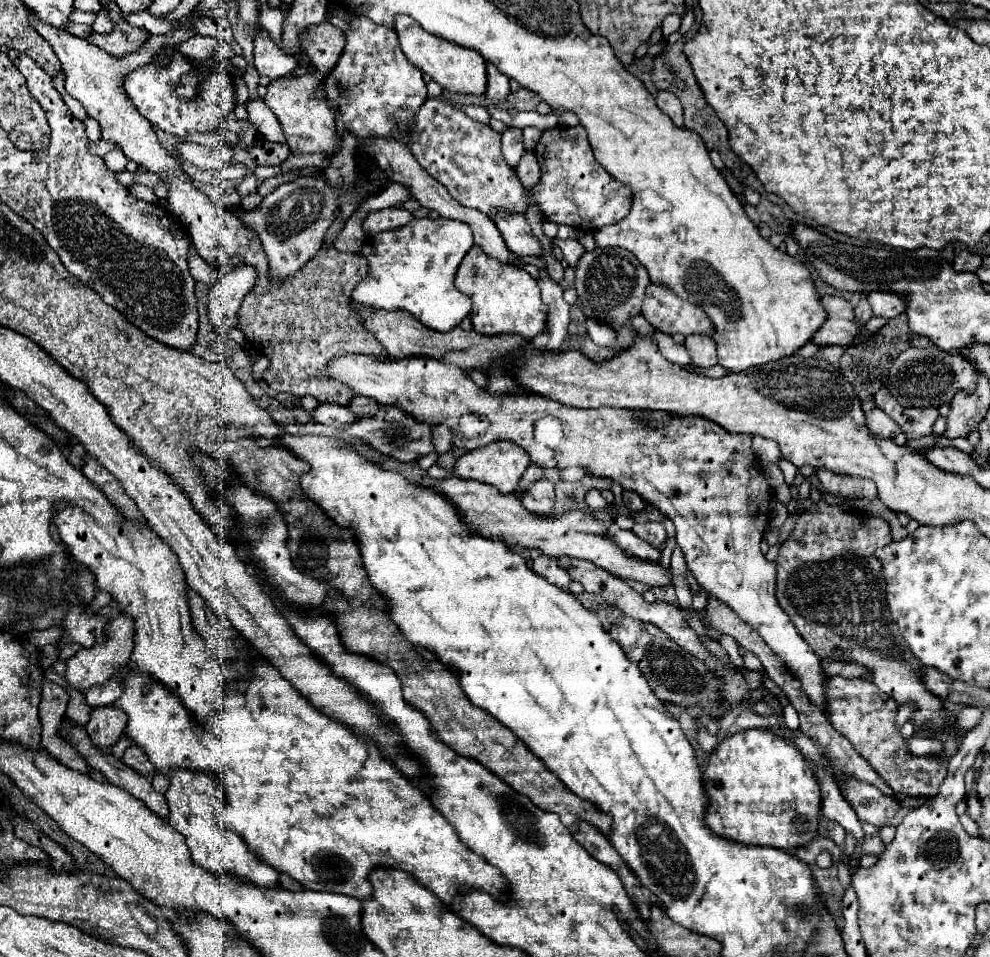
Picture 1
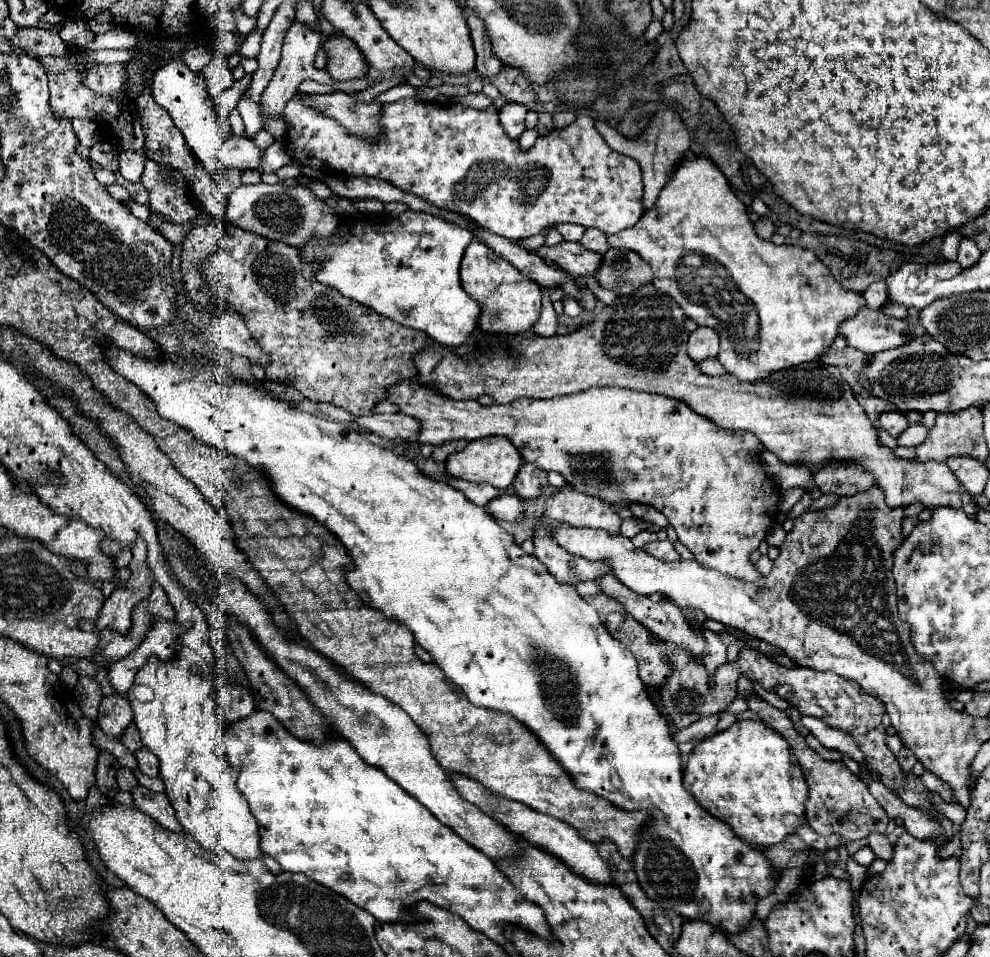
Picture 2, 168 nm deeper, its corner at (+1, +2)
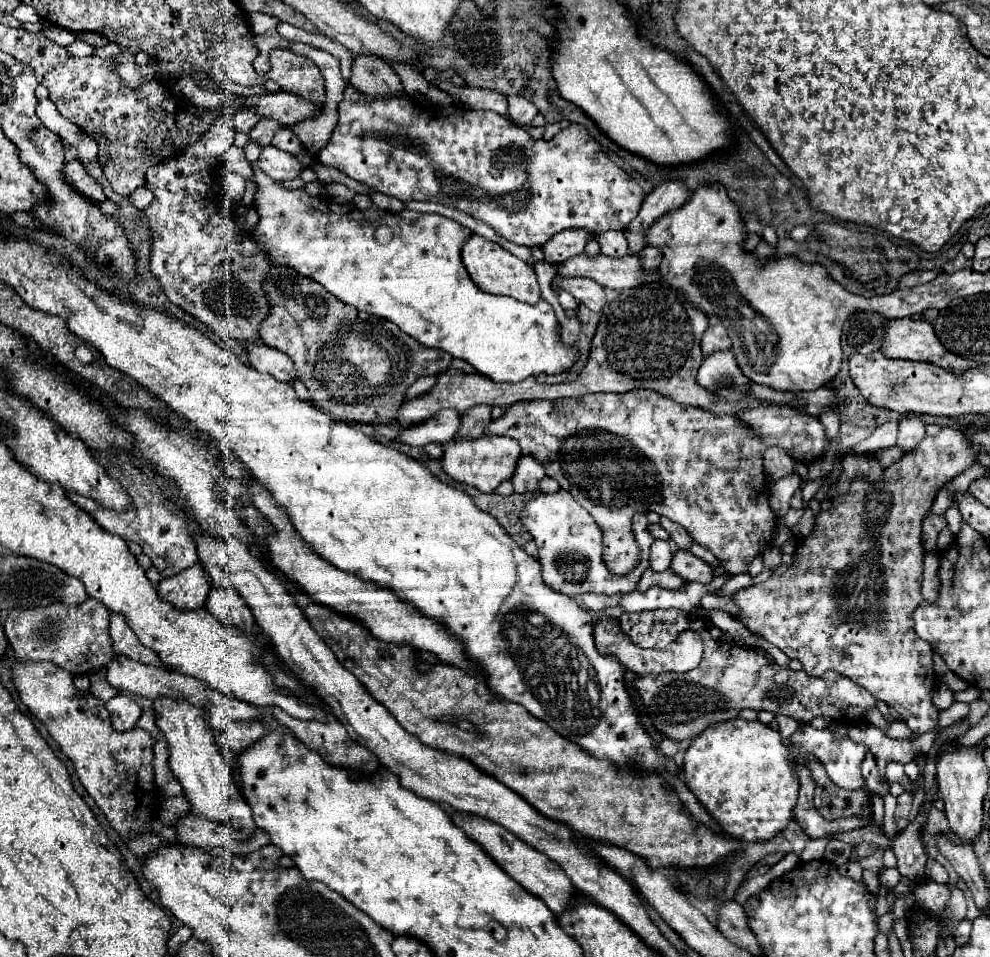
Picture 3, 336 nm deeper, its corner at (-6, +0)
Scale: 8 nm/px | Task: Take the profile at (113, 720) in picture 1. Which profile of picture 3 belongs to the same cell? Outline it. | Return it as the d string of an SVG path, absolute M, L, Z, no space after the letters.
M117 694L115 698L111 698L105 706L111 714L111 722L113 722L113 728L117 732L131 730L141 716L139 704L135 700L131 700L129 696L123 696L123 694Z

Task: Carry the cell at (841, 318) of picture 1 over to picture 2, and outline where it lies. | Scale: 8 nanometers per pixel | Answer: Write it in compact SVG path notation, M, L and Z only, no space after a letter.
M862 308L854 318L846 320L840 326L840 334L846 336L848 346L868 356L904 346L912 338L904 320L896 320L892 316L886 316L882 310L872 308Z

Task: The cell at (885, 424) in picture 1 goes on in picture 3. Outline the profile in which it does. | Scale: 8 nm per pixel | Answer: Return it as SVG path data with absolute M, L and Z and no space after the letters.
M917 416L901 418L899 420L899 434L897 434L897 446L905 452L915 450L915 446L925 436L925 424Z

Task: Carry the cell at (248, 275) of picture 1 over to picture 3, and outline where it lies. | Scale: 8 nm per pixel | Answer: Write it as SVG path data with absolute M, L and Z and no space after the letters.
M247 342L245 344L247 350L247 358L249 364L263 372L263 374L271 374L273 378L281 380L281 382L289 382L293 378L297 378L295 368L291 358L287 358L287 354L267 346L267 344L257 344L257 342Z

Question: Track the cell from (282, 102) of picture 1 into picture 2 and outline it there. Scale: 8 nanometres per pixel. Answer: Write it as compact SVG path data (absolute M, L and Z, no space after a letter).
M300 92L290 98L290 102L286 104L286 108L282 112L282 118L288 124L288 146L290 146L290 152L294 154L294 158L302 166L308 166L308 168L314 168L314 170L320 170L320 172L332 170L332 172L340 172L340 174L346 174L346 176L370 176L370 178L378 178L378 180L390 182L392 186L400 188L402 192L410 192L410 194L414 194L414 196L418 196L418 198L422 198L422 200L426 200L426 202L430 202L430 204L434 204L438 208L460 212L460 214L472 218L478 226L482 226L482 228L486 228L486 230L490 230L490 232L494 232L498 236L504 236L508 240L520 240L520 238L536 236L536 234L540 234L542 228L552 226L552 224L562 224L562 222L582 224L586 228L600 228L606 234L616 234L620 230L626 230L626 228L634 226L642 218L642 214L644 214L644 206L642 206L642 188L644 186L642 186L642 170L640 170L638 162L628 158L628 156L624 156L624 154L614 152L604 142L602 134L596 130L594 120L590 116L586 116L586 114L580 114L566 128L558 128L558 130L552 130L546 136L540 136L530 150L522 152L518 140L512 140L510 136L506 136L504 128L500 128L498 110L494 106L488 106L486 110L476 110L476 108L468 108L468 106L462 106L462 104L434 104L434 102L420 102L420 100L414 100L414 98L404 98L404 100L398 100L398 102L392 102L392 104L382 104L382 118L380 118L382 132L380 132L380 138L372 142L368 138L358 138L354 134L348 134L348 130L342 124L338 124L332 118L320 116L318 110L304 106L300 102L300 98L302 98Z

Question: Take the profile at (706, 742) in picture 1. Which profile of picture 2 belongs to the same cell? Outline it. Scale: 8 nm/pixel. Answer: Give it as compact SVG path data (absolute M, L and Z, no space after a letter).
M704 716L700 718L698 722L694 722L690 728L686 730L680 730L680 732L674 732L672 734L672 740L674 742L688 742L688 740L704 740L708 738L712 732L716 732L716 724L718 724L718 716Z

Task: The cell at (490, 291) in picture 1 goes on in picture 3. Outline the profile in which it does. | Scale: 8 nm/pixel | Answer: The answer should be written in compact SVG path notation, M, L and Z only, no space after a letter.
M473 234L467 244L463 246L463 264L471 276L471 280L479 286L479 290L489 292L489 294L503 294L503 296L511 296L519 302L529 302L535 304L541 300L541 290L537 284L537 276L533 272L533 268L519 260L517 256L513 256L511 252L507 252L503 246L499 246L497 242L489 242L487 238Z

